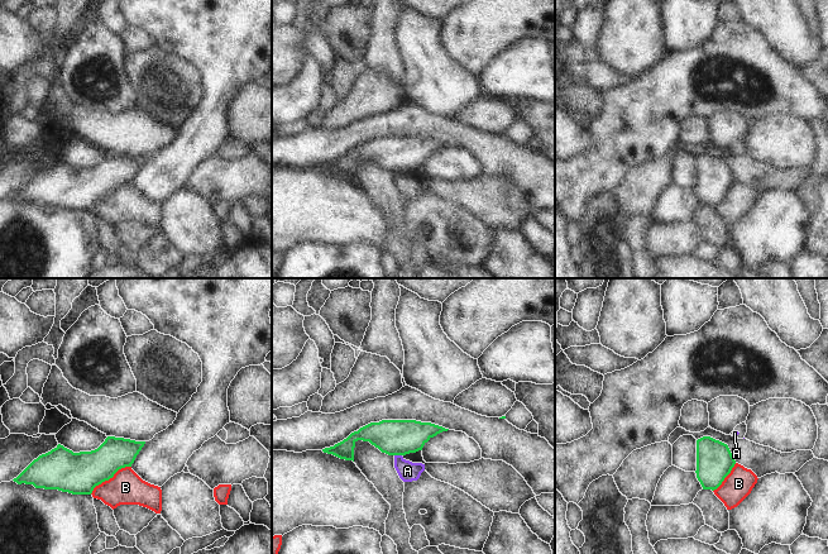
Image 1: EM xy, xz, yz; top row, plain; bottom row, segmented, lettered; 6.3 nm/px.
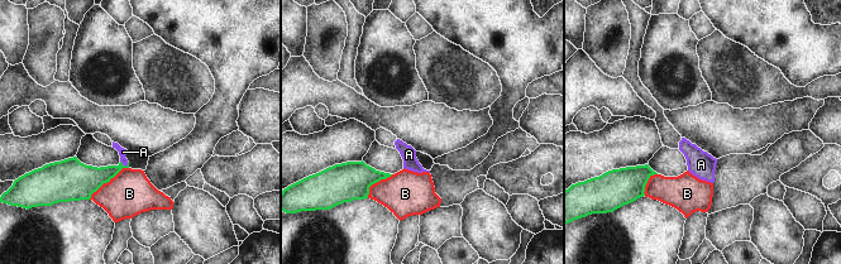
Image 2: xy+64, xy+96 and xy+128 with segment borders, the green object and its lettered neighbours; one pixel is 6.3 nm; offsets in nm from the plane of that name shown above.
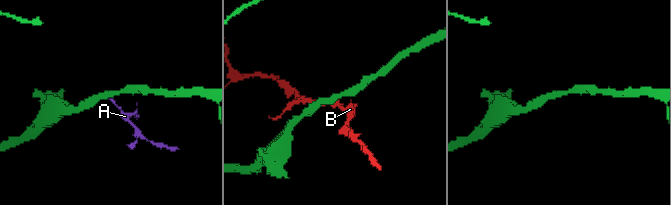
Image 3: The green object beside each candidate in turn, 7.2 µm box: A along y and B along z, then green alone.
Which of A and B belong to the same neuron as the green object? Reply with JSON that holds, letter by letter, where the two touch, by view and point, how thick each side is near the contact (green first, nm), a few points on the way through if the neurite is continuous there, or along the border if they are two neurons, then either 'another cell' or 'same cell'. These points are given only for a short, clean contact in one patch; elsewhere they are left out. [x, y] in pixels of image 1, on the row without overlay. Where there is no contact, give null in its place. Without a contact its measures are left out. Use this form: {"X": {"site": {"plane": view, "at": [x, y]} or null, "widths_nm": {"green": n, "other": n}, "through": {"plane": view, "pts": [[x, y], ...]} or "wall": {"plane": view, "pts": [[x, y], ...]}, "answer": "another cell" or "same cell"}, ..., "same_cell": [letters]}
{"A": {"site": {"plane": "xz", "at": [398, 171]}, "widths_nm": {"green": 220, "other": 130}, "wall": {"plane": "xz", "pts": [[395, 171], [401, 172]]}, "answer": "another cell"}, "B": {"site": {"plane": "xy", "at": [109, 195]}, "widths_nm": {"green": 280, "other": 220}, "answer": "another cell"}, "same_cell": []}

